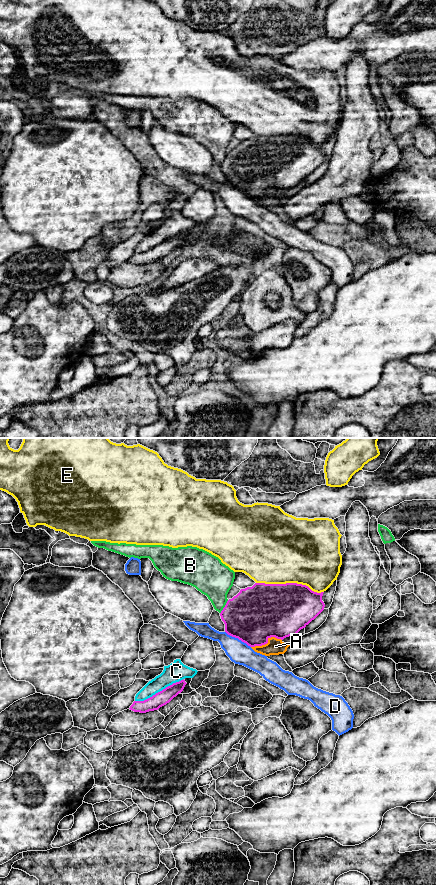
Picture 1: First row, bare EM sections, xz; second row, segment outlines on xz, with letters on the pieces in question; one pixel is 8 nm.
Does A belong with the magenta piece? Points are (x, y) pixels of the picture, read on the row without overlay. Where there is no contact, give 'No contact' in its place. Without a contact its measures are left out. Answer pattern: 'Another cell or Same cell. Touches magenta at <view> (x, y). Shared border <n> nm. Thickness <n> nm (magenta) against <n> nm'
Another cell. Touches magenta at xz (267, 194). Shared border 260 nm. Thickness 440 nm (magenta) against 130 nm

